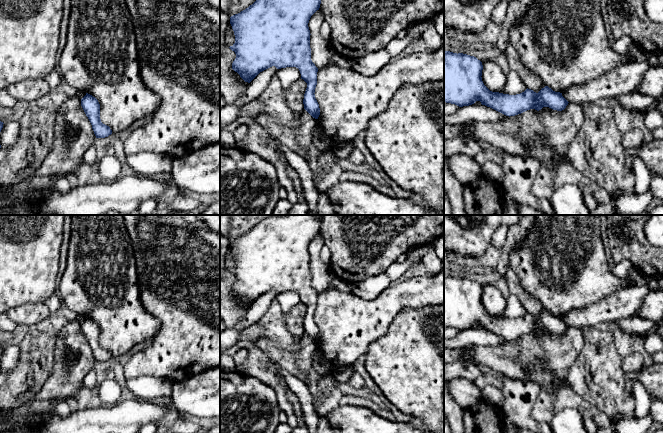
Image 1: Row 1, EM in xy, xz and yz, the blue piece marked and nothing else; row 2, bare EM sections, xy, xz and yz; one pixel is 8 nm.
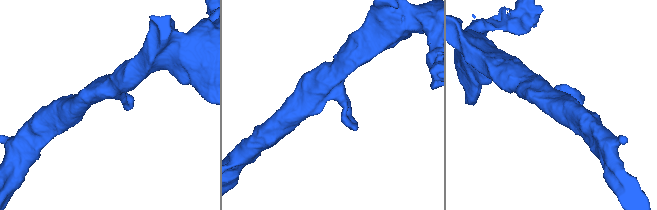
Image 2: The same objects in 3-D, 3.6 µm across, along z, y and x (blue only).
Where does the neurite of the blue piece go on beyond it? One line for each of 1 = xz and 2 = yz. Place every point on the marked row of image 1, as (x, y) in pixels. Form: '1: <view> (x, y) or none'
1: none
2: none

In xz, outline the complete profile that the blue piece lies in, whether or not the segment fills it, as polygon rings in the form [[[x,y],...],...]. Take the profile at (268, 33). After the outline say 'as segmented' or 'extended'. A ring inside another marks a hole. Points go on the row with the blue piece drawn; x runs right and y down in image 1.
[[[256,0],[245,10],[230,17],[235,43],[229,48],[236,58],[232,69],[250,83],[260,72],[275,66],[277,69],[296,67],[301,79],[307,83],[304,94],[304,109],[315,119],[320,115],[315,98],[318,68],[311,60],[310,30],[311,16],[320,8],[321,0]]]; as segmented

